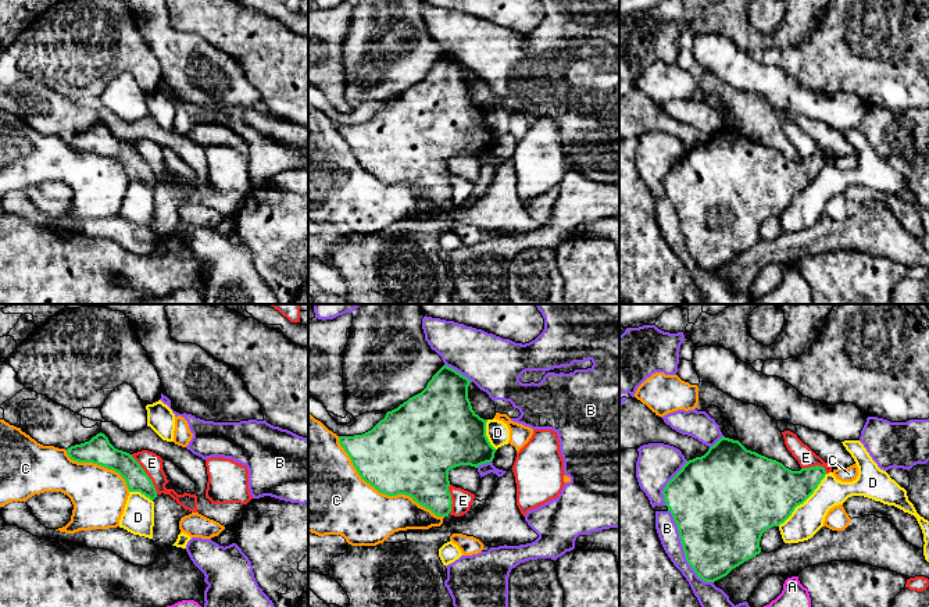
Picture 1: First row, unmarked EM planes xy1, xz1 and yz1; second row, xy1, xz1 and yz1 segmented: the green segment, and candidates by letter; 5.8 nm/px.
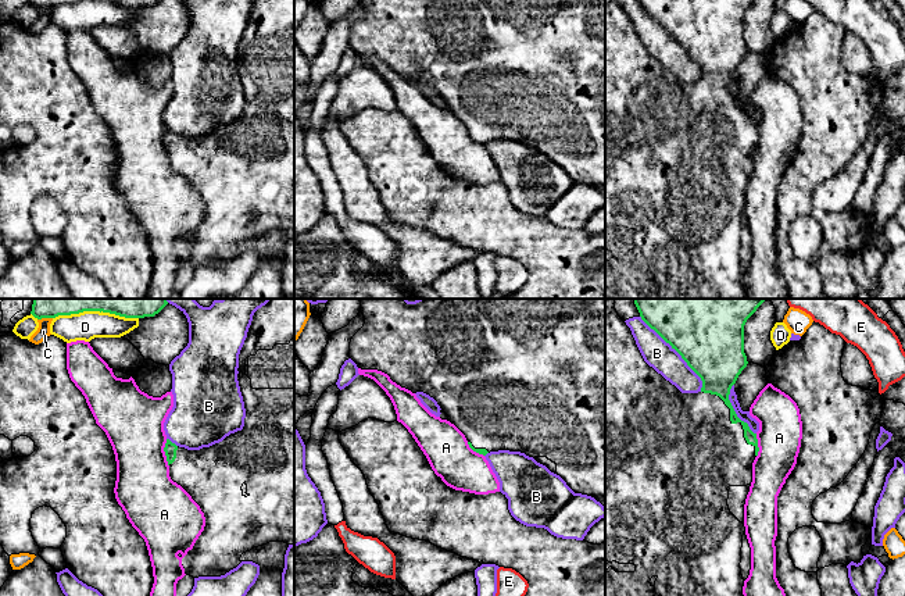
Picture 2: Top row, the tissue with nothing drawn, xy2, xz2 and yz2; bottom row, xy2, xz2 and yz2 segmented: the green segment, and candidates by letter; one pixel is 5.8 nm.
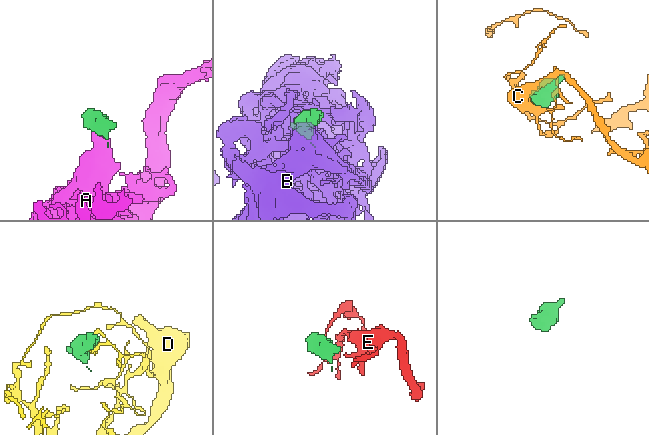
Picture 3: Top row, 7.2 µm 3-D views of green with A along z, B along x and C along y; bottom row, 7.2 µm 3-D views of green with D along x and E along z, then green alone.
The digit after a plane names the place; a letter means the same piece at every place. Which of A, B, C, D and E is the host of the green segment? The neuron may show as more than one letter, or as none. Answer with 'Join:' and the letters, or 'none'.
Join: none

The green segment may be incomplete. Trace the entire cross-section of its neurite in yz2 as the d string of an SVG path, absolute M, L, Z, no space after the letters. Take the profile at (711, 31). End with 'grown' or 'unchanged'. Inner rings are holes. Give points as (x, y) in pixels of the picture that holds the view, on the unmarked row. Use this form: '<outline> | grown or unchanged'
M605 0L605 299L745 299L741 264L744 193L752 171L752 151L758 144L758 128L741 110L730 89L730 78L747 56L744 14L755 0L638 0L641 8L675 38L701 67L698 82L682 82L650 56L616 0Z | grown

